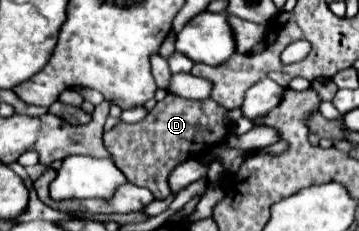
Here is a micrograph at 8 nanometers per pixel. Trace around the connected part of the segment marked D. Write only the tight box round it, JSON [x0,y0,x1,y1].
[103,94,231,200]

